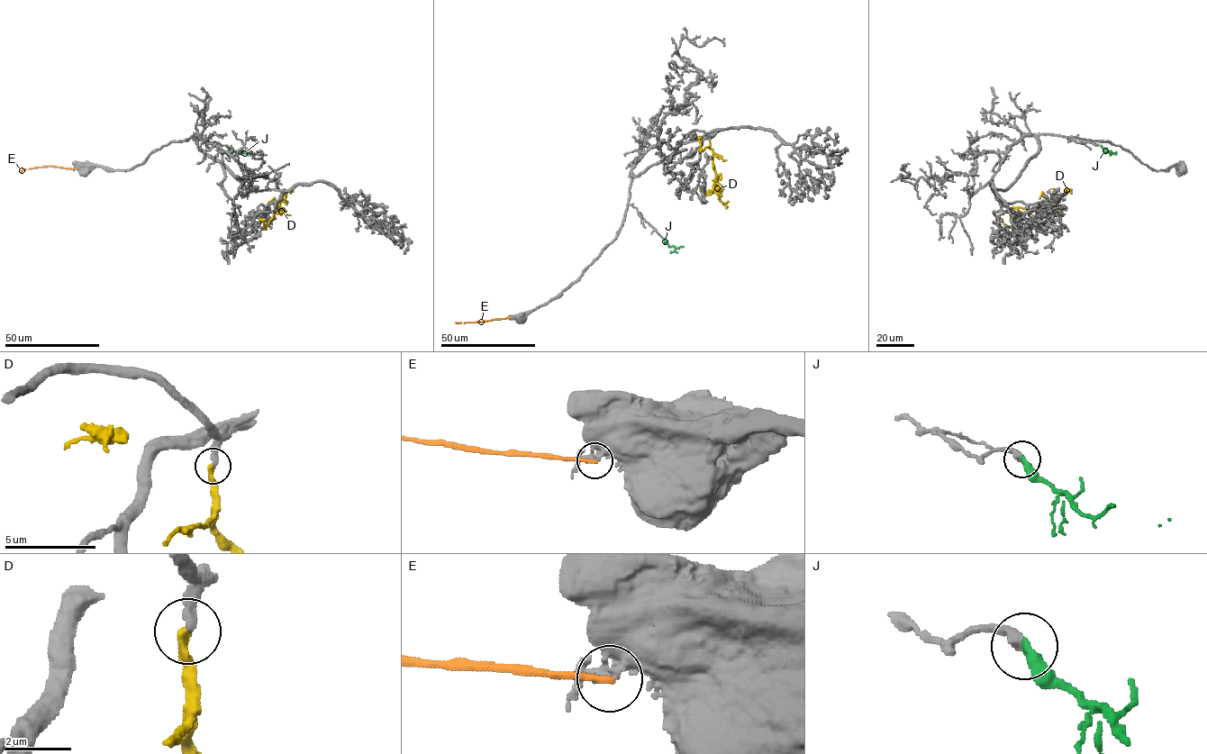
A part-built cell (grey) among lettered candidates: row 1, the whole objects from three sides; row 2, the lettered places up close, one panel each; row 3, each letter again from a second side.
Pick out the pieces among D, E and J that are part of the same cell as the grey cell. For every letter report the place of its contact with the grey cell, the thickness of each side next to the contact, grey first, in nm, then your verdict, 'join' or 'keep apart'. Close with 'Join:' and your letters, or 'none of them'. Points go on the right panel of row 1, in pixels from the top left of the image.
D: meets grey at (1003, 212); 320 nm thick on the grey side, 360 nm on the other; keep apart
E: meets grey at (1180, 168); 360 nm thick on the grey side, 200 nm on the other; keep apart
J: meets grey at (1101, 146); 360 nm thick on the grey side, 360 nm on the other; join
Join: J

